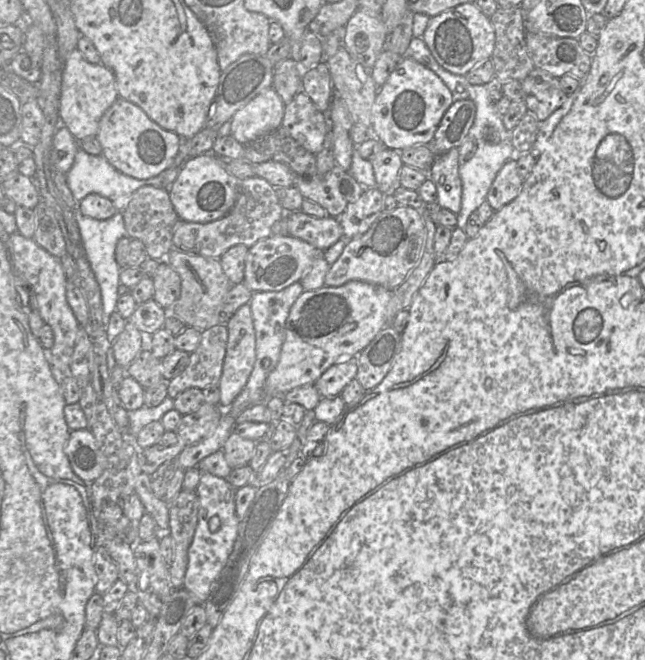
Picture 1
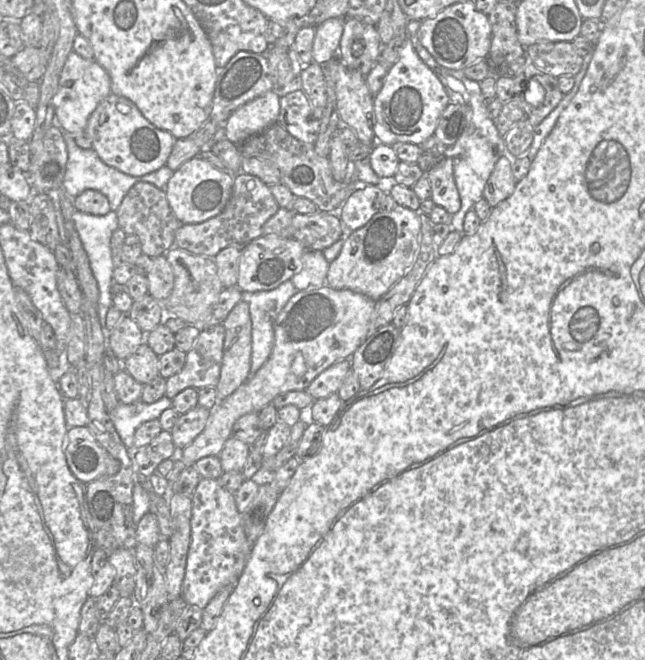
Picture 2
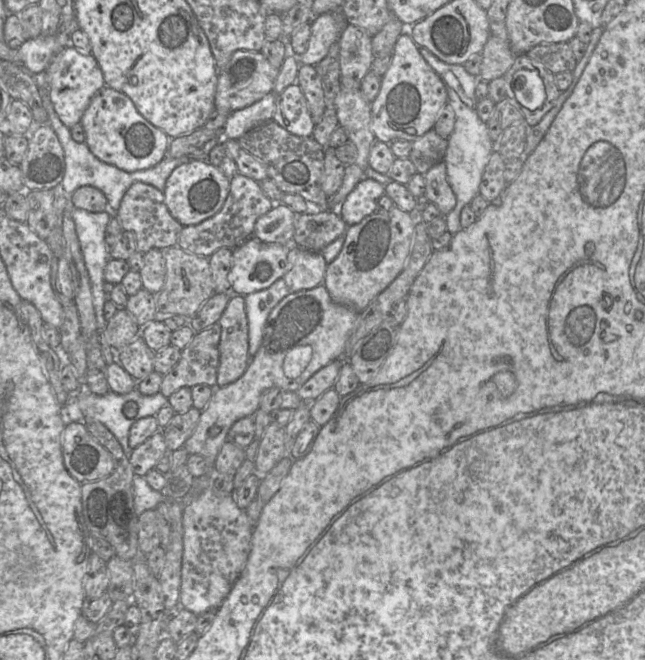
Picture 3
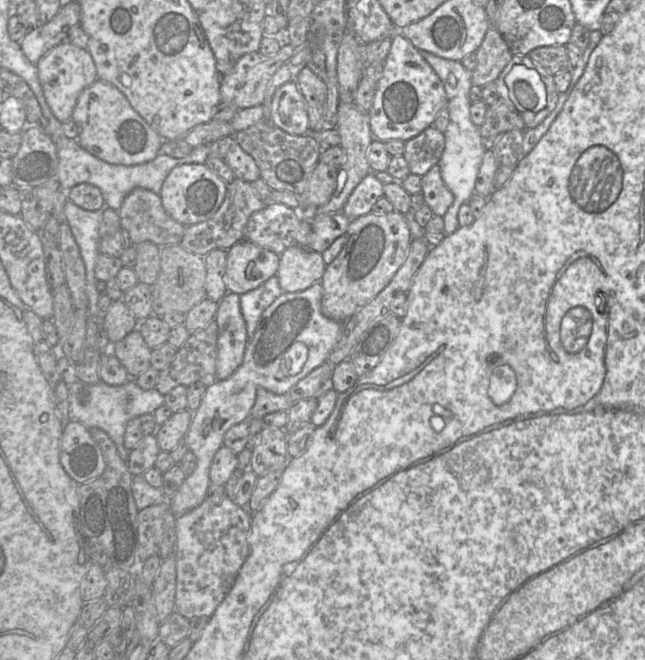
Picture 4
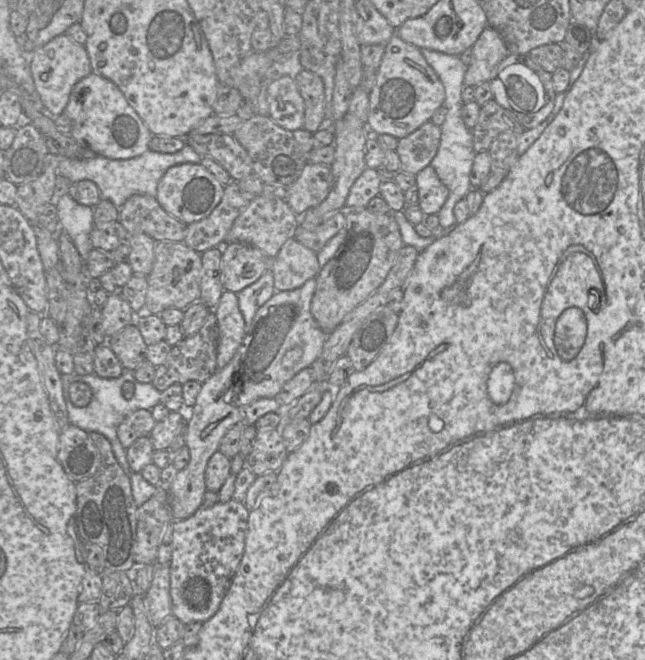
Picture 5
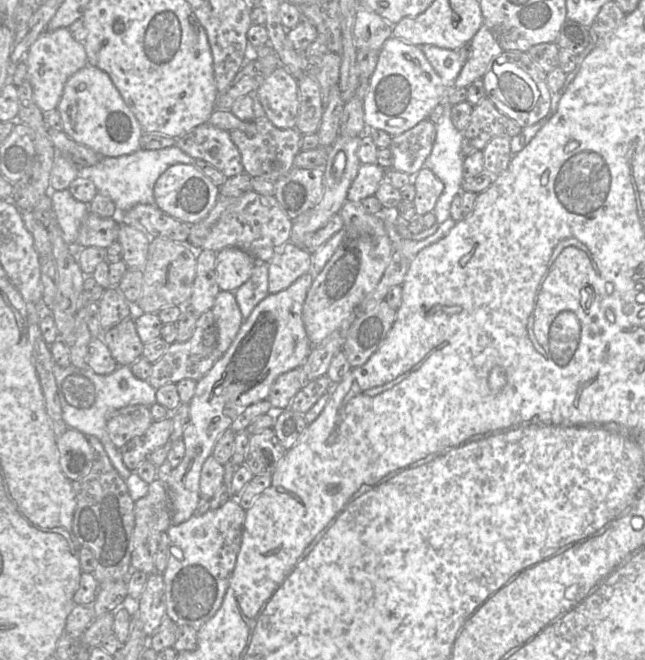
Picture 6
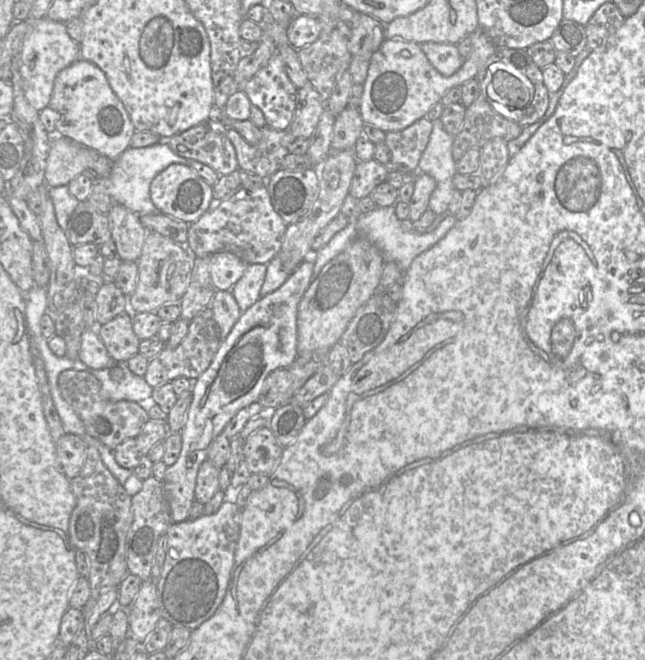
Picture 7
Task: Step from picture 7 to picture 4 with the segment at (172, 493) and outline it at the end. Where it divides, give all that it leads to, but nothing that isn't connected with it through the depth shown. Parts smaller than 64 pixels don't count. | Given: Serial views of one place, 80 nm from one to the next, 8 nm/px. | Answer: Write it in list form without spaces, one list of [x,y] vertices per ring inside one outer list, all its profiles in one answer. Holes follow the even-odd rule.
[[[320,282],[303,291],[279,296],[262,313],[255,333],[246,346],[241,365],[227,379],[217,380],[207,387],[200,406],[193,412],[185,436],[188,450],[197,458],[196,468],[169,497],[170,510],[176,517],[193,510],[206,499],[213,457],[223,445],[227,430],[250,419],[257,389],[286,394],[299,380],[327,361],[340,338],[343,323],[327,318],[321,311],[321,301]]]

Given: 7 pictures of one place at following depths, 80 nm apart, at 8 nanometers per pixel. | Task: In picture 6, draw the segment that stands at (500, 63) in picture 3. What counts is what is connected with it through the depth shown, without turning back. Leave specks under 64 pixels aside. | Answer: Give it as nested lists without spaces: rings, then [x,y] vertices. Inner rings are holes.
[[[483,24],[471,40],[471,55],[464,63],[455,87],[468,87],[474,81],[482,79],[502,51],[493,32]]]

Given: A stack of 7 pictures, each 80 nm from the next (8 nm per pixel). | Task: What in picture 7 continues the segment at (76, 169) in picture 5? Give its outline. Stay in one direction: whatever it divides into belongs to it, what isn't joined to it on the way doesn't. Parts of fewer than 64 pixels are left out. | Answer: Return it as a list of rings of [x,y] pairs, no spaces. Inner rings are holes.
[[[166,142],[151,146],[129,147],[112,163],[111,173],[107,178],[93,177],[93,182],[99,184],[115,203],[118,203],[138,215],[159,212],[150,197],[150,185],[153,179],[169,165],[177,163],[186,165],[191,159],[184,158],[172,151]]]

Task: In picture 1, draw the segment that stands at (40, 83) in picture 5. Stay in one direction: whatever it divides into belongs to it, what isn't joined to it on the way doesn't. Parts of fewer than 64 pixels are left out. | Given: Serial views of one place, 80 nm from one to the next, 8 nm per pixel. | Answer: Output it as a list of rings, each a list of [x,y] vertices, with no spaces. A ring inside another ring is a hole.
[[[75,48],[63,64],[59,100],[61,124],[78,141],[86,137],[96,137],[101,117],[118,97],[113,72],[102,63],[89,63],[82,53]]]

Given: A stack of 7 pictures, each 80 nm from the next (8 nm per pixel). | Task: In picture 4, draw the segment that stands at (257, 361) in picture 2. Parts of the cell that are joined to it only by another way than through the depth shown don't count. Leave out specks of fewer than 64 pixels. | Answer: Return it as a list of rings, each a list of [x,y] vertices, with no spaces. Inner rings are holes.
[[[276,275],[262,285],[240,295],[240,309],[247,327],[248,342],[253,337],[262,313],[283,294]]]

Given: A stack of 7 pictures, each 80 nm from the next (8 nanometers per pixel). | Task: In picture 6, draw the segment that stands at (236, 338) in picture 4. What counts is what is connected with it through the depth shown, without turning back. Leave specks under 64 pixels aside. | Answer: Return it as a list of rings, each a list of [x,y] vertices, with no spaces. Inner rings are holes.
[[[220,290],[211,310],[218,329],[218,351],[221,357],[230,347],[244,320],[235,294],[230,291]]]

